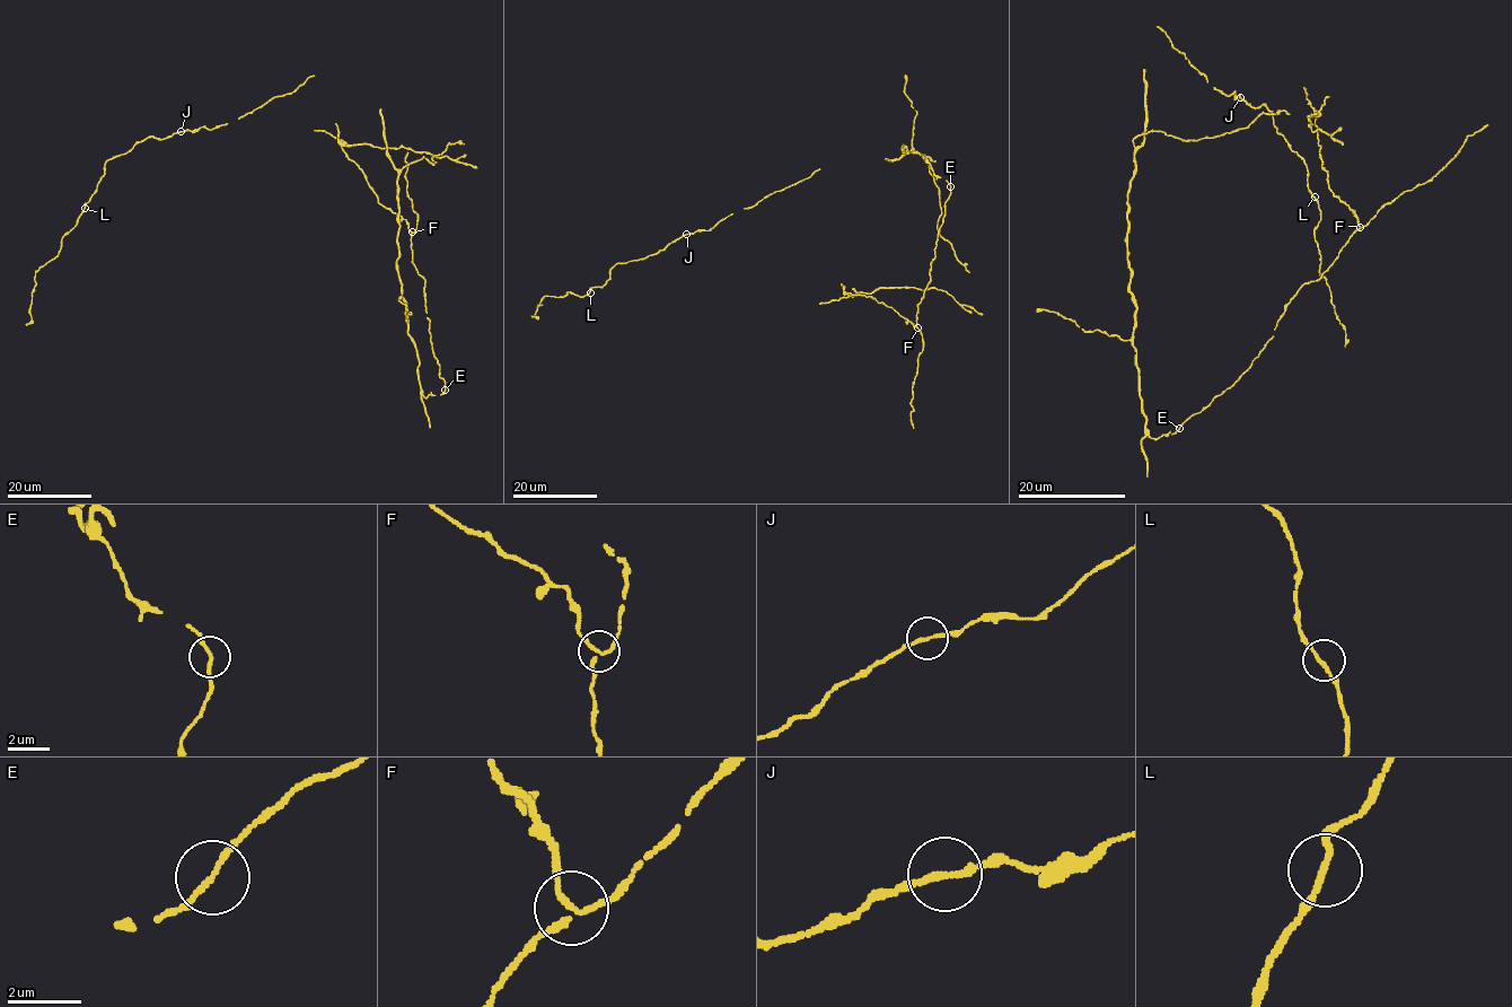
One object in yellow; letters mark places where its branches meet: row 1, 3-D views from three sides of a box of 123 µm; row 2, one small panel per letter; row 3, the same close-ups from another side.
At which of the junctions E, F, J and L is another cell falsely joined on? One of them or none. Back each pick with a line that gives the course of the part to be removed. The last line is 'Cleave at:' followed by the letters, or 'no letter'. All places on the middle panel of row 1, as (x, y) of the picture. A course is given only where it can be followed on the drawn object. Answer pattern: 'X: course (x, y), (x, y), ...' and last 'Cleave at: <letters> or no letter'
F: course (917, 327), (871, 296), (846, 294), (871, 294), (879, 288), (937, 288), (983, 314)
Cleave at: F

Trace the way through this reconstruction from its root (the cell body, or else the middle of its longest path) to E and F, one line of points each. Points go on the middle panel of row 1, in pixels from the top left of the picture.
E: (904, 146), (902, 148), (907, 152), (912, 150), (924, 155), (933, 173), (950, 186)
F: (904, 146), (907, 152), (924, 155), (933, 173), (950, 184), (930, 281), (917, 306), (917, 327)

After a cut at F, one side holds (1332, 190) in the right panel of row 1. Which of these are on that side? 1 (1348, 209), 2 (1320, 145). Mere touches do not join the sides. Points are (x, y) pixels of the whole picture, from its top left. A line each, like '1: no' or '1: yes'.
1: yes
2: yes

